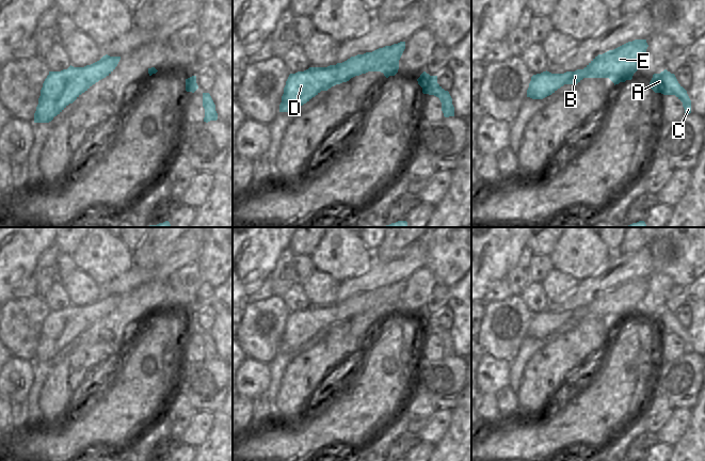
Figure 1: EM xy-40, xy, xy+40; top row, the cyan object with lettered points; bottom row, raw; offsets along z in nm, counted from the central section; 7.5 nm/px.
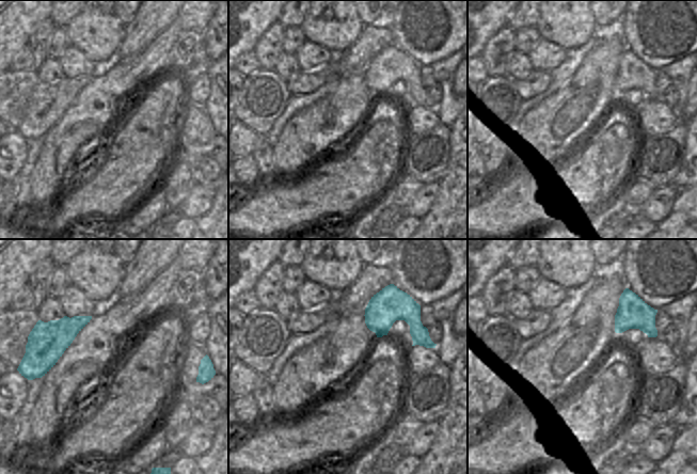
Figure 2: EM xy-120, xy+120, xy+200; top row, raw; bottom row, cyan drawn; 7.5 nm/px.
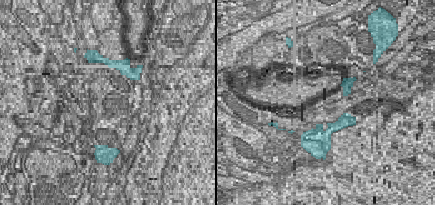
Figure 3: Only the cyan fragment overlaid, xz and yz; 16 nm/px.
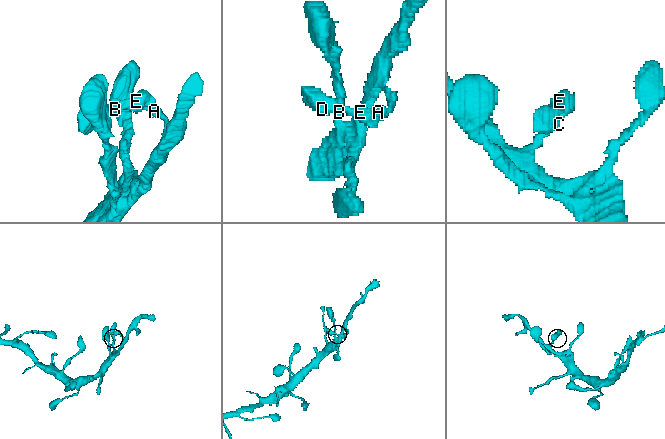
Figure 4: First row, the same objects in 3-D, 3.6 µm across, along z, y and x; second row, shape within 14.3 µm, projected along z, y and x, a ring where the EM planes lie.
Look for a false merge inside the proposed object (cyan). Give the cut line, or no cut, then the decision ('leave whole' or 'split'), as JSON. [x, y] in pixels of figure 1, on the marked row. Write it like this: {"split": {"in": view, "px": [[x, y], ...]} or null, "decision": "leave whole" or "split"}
{"split": null, "decision": "leave whole"}

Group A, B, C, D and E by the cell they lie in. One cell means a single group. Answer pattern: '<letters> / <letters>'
A B C D E

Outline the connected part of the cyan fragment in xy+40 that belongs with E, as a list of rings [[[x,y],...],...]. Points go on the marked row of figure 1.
[[[635,39],[598,54],[583,69],[564,74],[551,74],[546,70],[533,75],[527,90],[527,97],[543,99],[564,84],[576,85],[583,78],[609,78],[614,85],[631,80],[647,47],[646,39]]]

